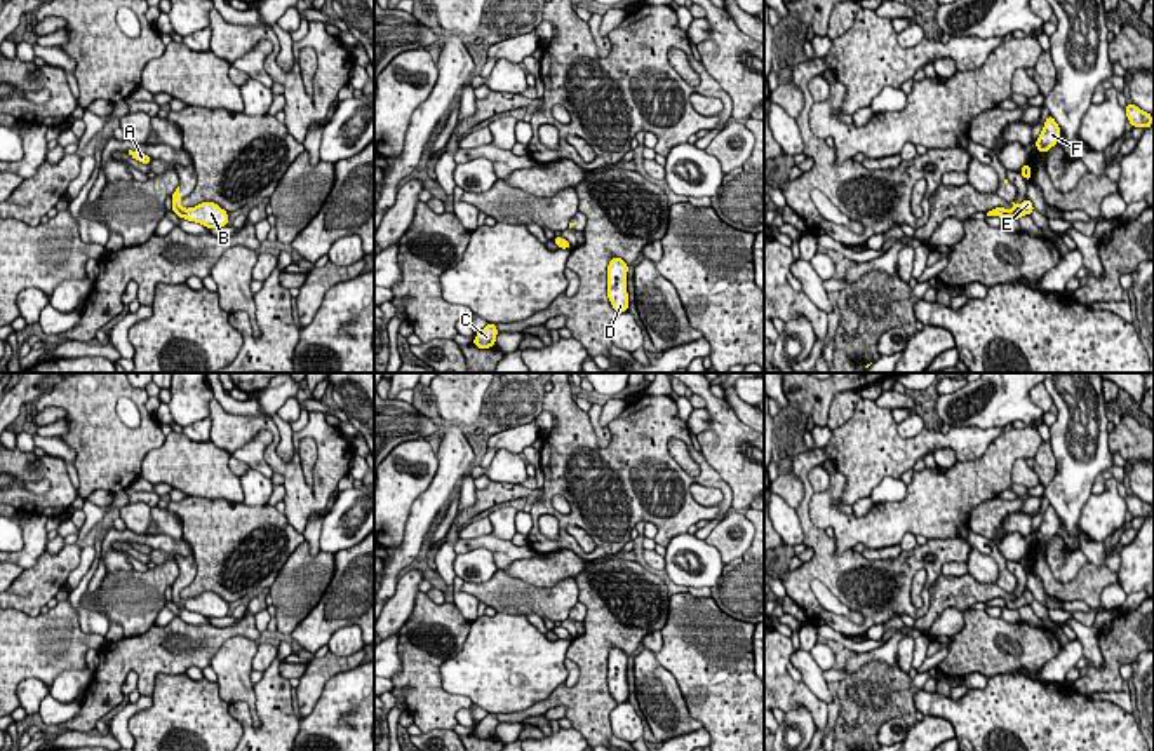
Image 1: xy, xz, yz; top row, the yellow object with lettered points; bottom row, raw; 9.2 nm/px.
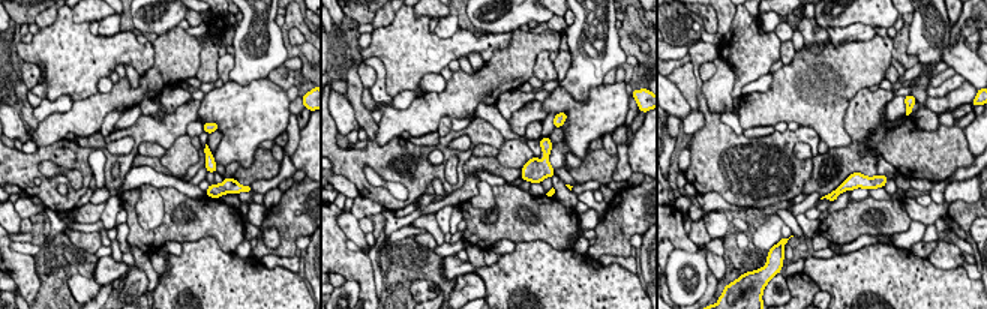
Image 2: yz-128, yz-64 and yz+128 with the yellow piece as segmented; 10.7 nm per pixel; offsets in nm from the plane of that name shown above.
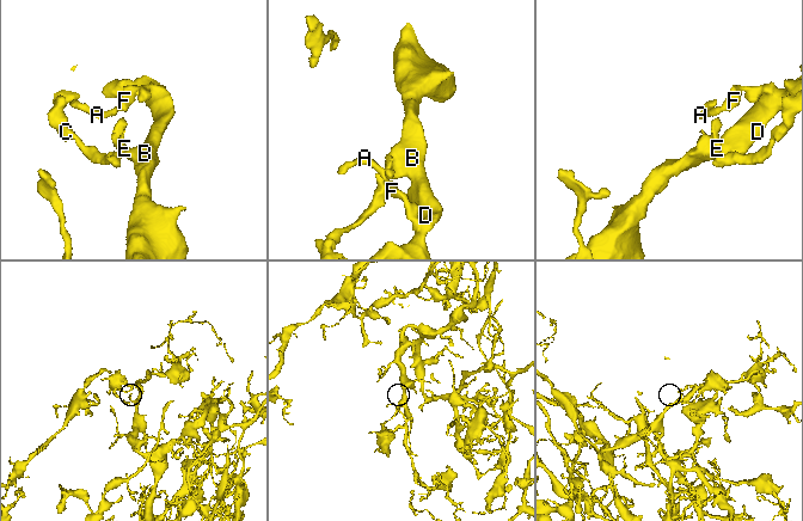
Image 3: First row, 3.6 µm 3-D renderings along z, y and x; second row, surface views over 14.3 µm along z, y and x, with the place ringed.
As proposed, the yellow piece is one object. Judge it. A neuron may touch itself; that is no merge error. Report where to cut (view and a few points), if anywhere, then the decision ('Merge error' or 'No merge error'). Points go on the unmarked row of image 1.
No split. No merge error

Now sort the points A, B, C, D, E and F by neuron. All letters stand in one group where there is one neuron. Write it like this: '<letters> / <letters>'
A B C D E F

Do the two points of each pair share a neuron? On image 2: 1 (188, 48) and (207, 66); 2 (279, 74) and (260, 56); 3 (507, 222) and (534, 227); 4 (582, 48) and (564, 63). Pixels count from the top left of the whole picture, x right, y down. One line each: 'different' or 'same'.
1: different
2: different
3: same
4: different

